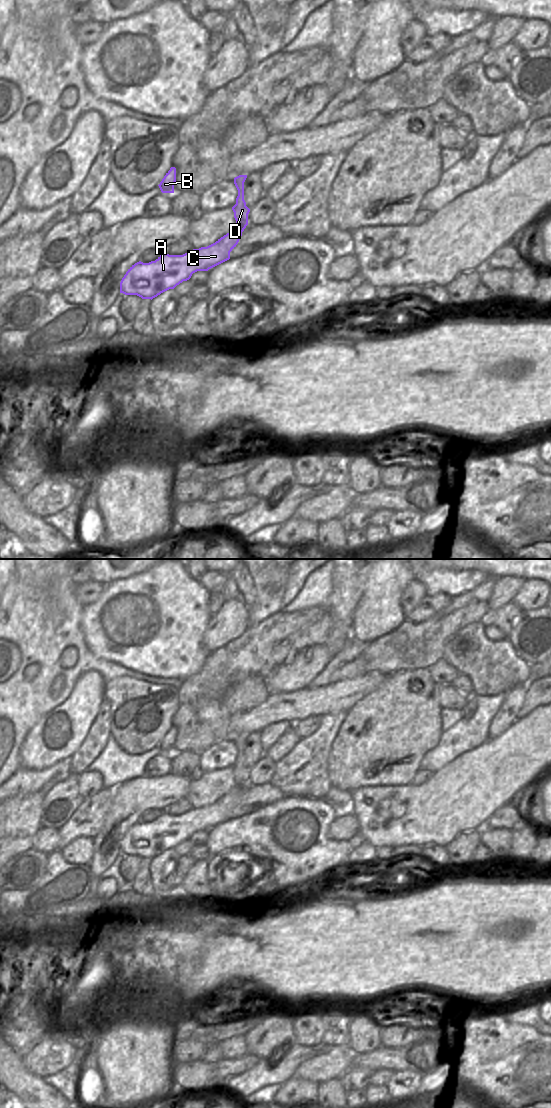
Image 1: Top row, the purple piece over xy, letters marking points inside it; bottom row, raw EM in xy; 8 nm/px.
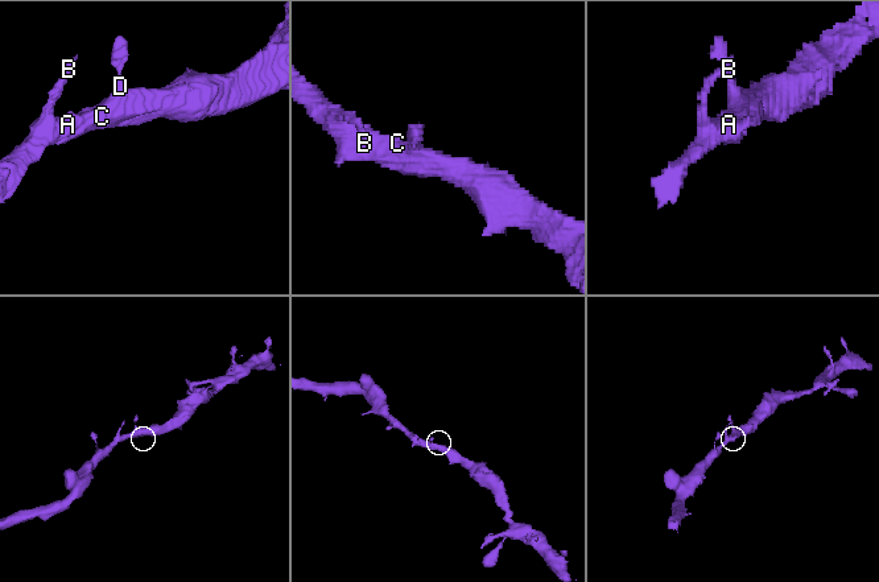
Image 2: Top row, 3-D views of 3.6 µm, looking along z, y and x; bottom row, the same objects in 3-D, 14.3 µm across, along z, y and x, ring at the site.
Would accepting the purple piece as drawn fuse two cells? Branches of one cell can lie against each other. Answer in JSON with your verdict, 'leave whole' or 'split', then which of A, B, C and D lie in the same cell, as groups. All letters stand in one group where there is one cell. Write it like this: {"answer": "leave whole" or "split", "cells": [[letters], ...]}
{"answer": "leave whole", "cells": [["A", "B", "C", "D"]]}

